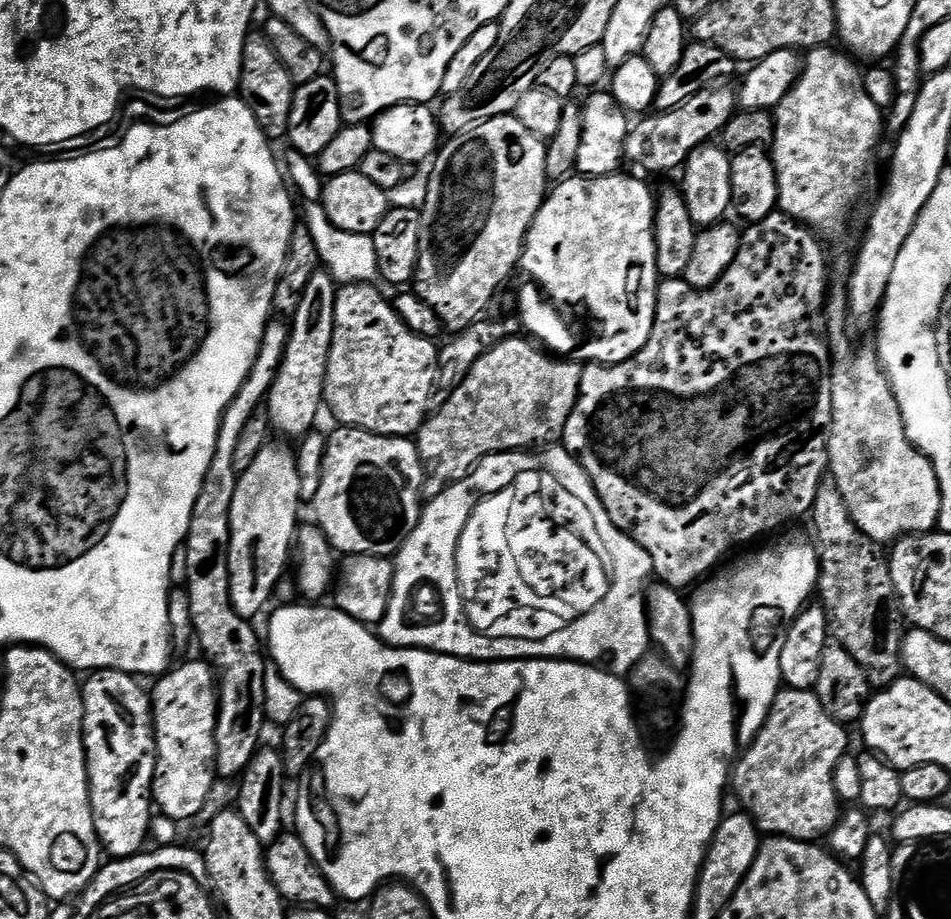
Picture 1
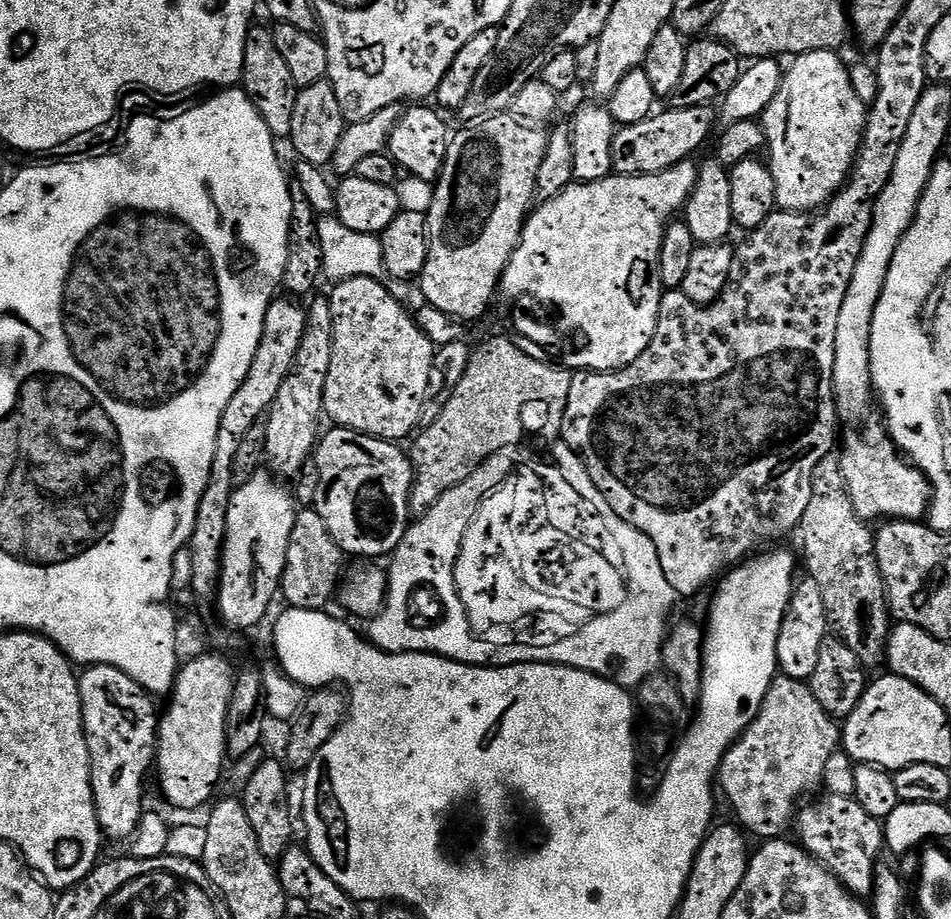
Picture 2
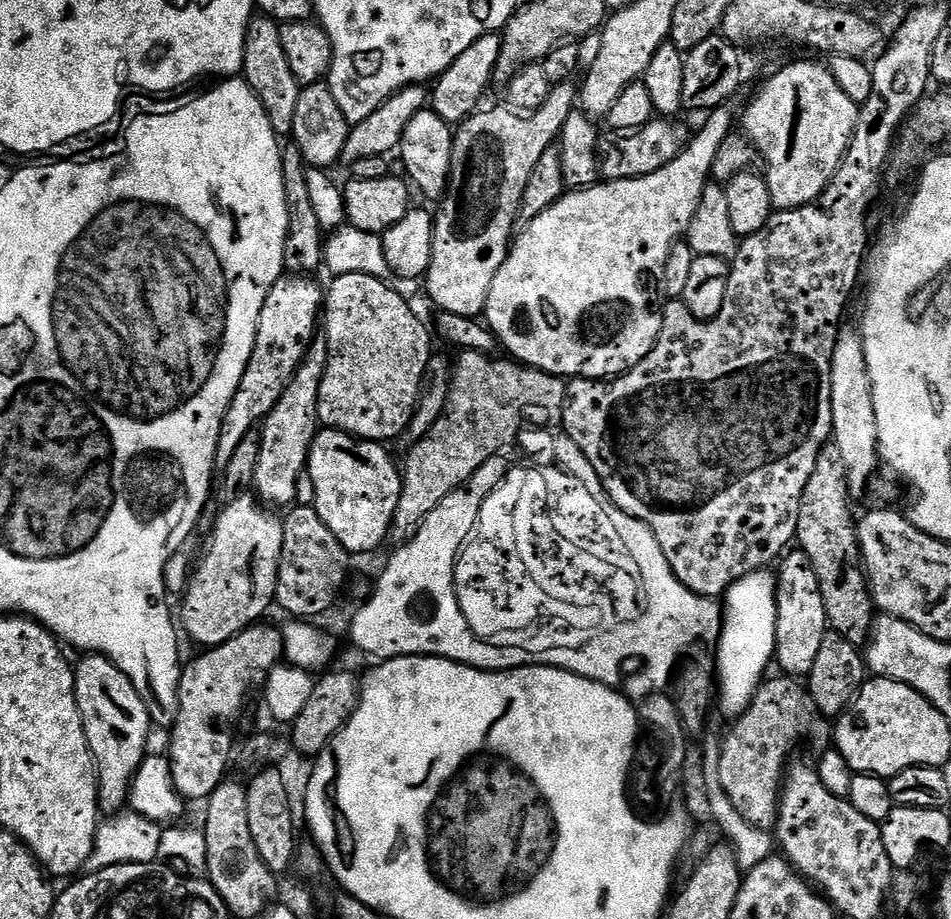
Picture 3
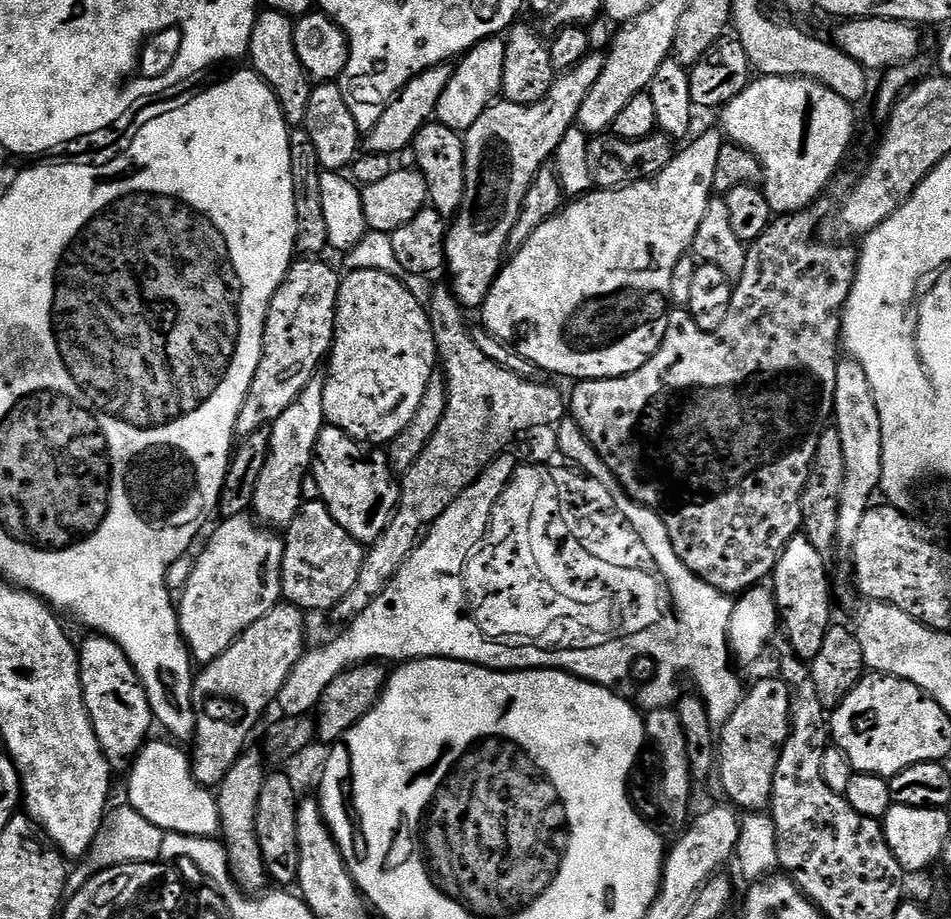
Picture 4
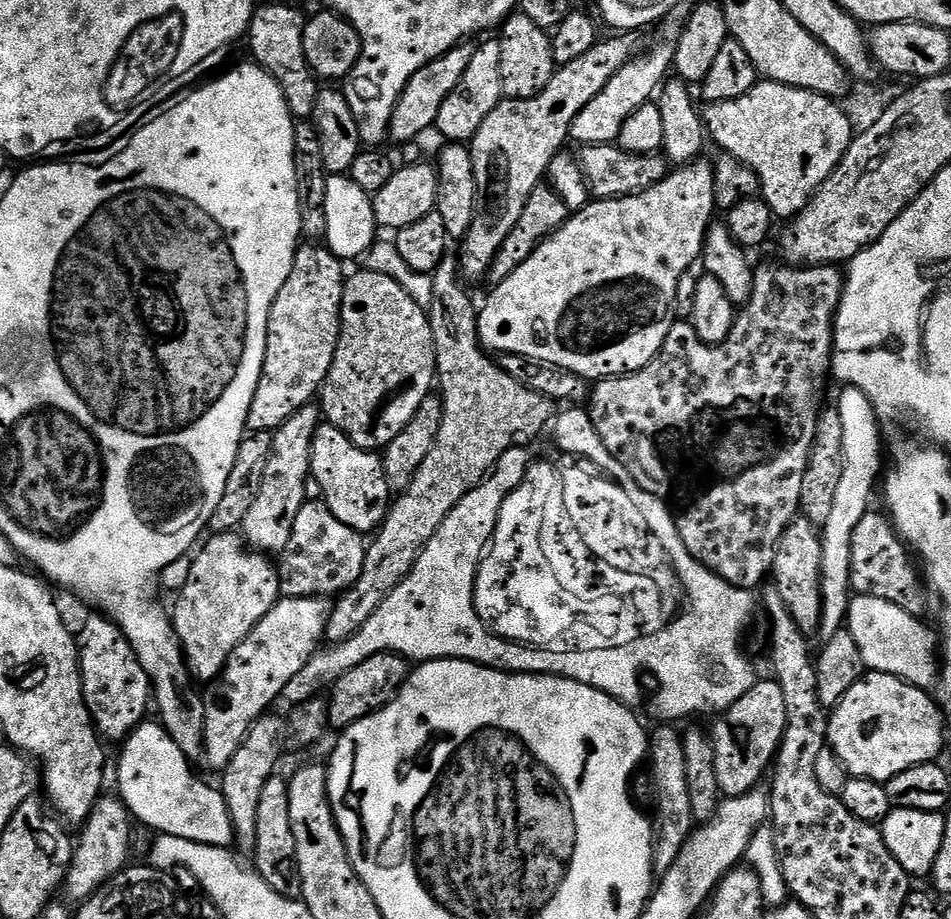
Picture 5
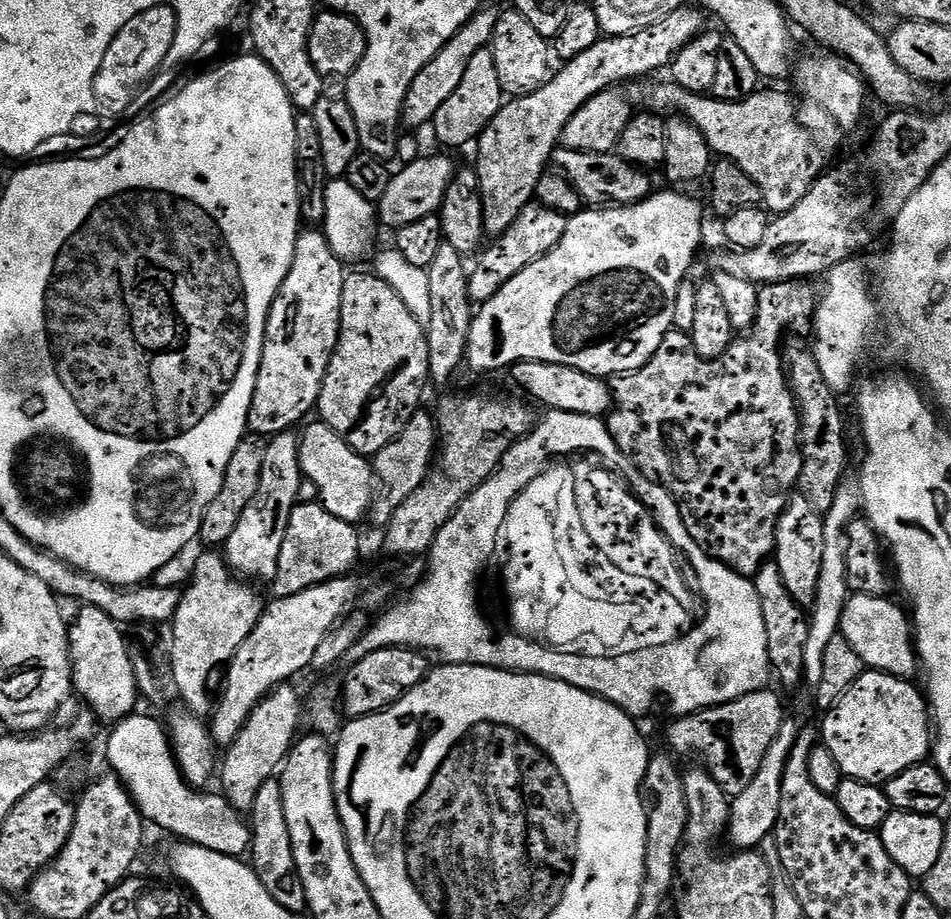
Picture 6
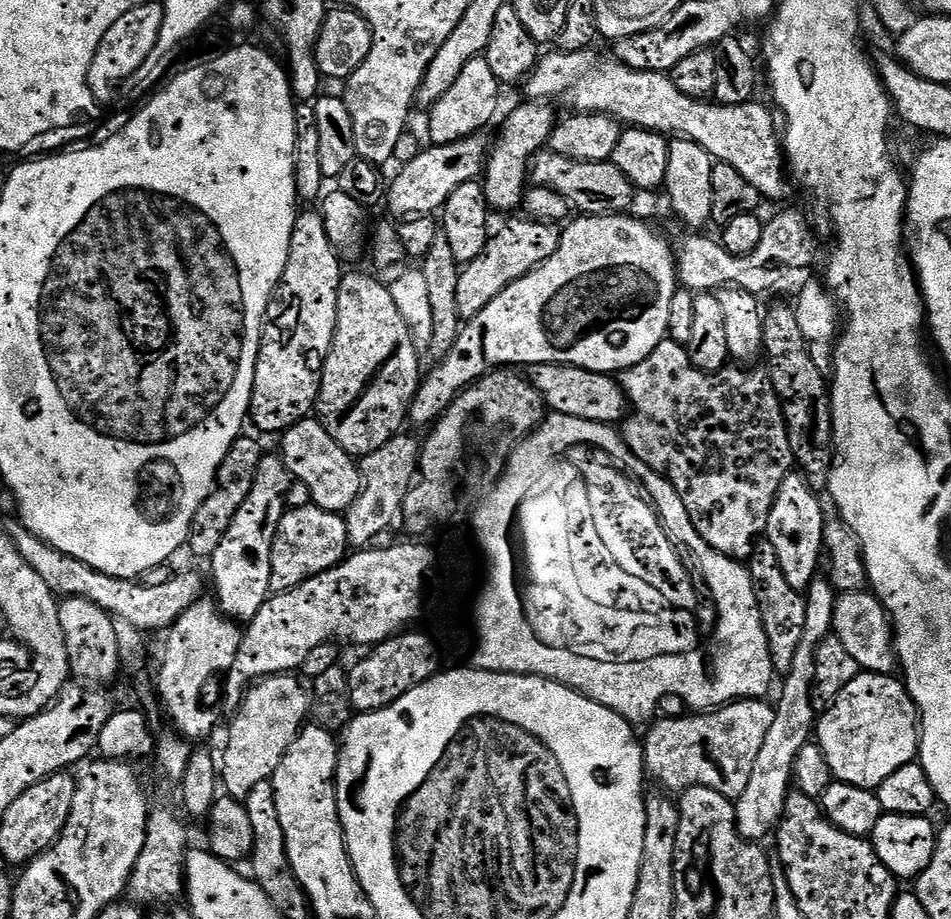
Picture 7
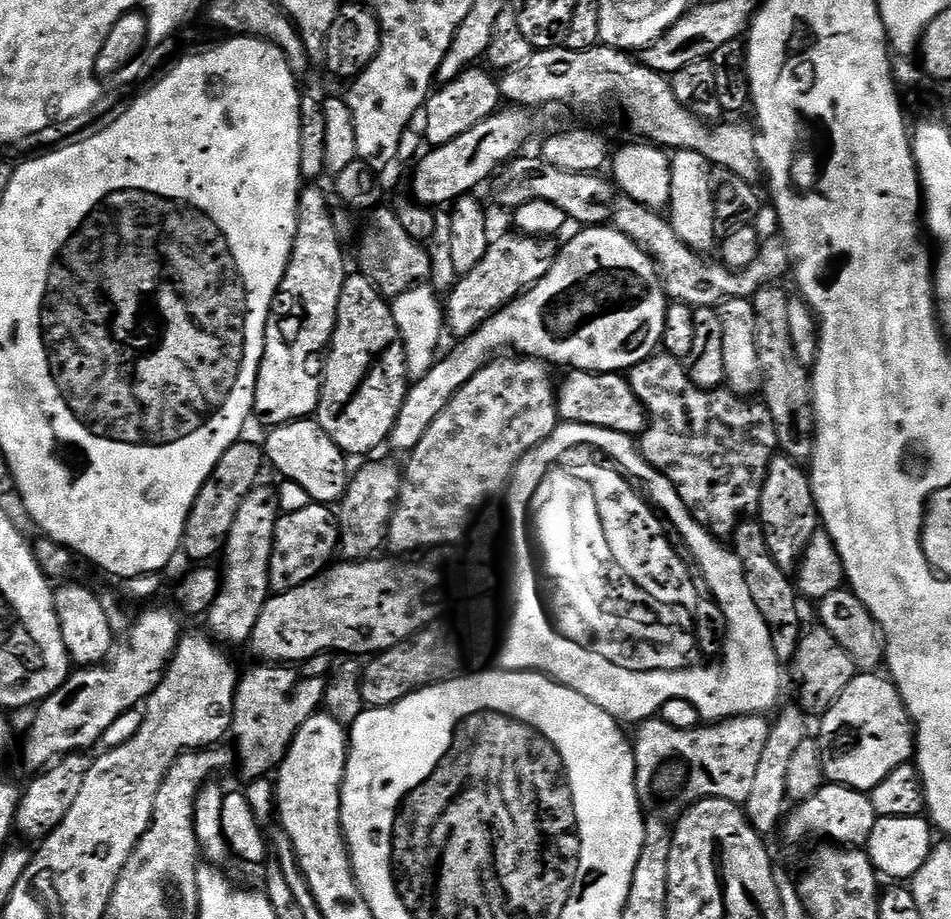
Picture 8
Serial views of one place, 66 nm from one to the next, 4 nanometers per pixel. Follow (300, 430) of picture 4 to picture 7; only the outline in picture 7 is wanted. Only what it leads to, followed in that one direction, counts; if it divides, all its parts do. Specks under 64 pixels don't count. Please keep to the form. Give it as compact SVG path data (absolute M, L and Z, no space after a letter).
M265 454L262 462L258 462L258 474L254 474L254 487L250 489L250 498L242 502L242 510L234 514L230 530L226 530L218 550L214 550L210 557L210 580L211 583L212 580L216 583L214 599L220 605L221 612L237 622L250 622L270 598L274 538L288 508L288 491L292 481L283 455Z

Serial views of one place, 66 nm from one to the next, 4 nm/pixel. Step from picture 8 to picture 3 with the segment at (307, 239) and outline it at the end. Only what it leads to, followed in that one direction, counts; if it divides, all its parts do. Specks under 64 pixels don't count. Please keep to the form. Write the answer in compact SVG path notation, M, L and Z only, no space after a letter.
M281 276L262 306L256 345L240 389L236 391L232 405L228 407L224 431L220 434L218 460L221 465L226 466L230 458L234 458L234 450L242 446L242 438L246 438L246 434L254 431L264 417L272 413L274 406L296 377L312 341L317 339L318 325L326 308L326 292L312 280L315 279L308 276Z

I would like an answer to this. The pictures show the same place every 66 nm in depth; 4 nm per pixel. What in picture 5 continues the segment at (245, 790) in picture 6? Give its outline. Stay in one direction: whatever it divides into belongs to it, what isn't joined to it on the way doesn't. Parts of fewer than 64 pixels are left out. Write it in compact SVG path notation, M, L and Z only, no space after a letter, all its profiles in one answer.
M265 715L253 724L252 729L246 734L242 746L238 746L238 754L230 758L230 762L222 773L222 791L224 793L224 805L228 811L228 822L234 833L235 847L255 849L256 827L258 826L258 802L262 795L262 789L266 782L277 775L276 763L282 753L282 733L284 720L281 717Z

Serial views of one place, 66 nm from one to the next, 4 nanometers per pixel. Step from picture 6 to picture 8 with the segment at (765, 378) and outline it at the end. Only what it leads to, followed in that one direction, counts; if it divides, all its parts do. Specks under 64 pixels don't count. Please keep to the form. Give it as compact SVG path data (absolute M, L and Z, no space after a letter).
M653 354L648 359L643 360L641 364L635 364L627 373L628 384L631 386L634 394L639 398L641 404L647 412L647 428L638 436L638 447L642 455L652 466L670 478L670 482L678 490L678 494L684 499L684 504L690 509L699 524L704 525L713 535L728 538L735 533L736 528L745 518L751 517L759 509L766 491L768 477L772 471L772 461L778 455L780 442L778 440L778 430L776 429L776 420L772 416L767 404L757 402L752 398L739 396L738 393L729 390L727 387L719 388L700 388L688 376L688 369L679 360L667 354Z

